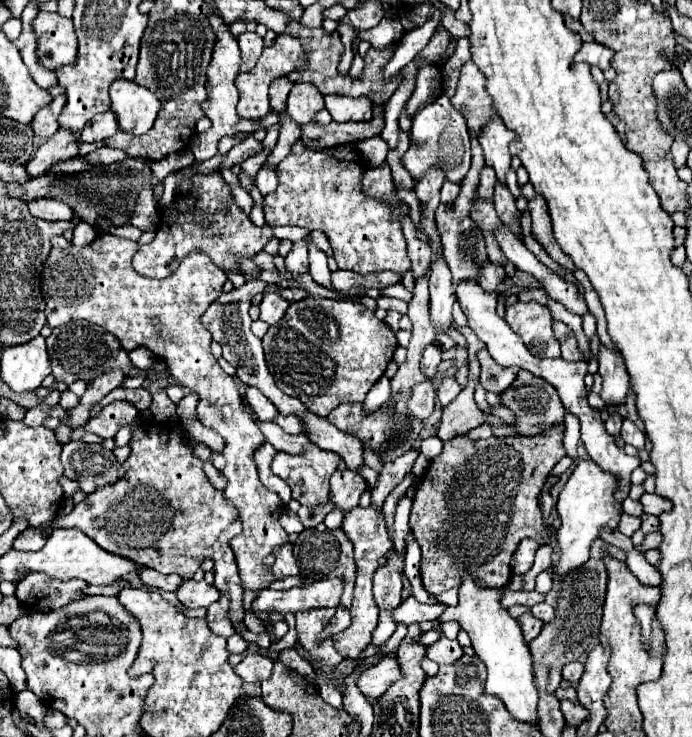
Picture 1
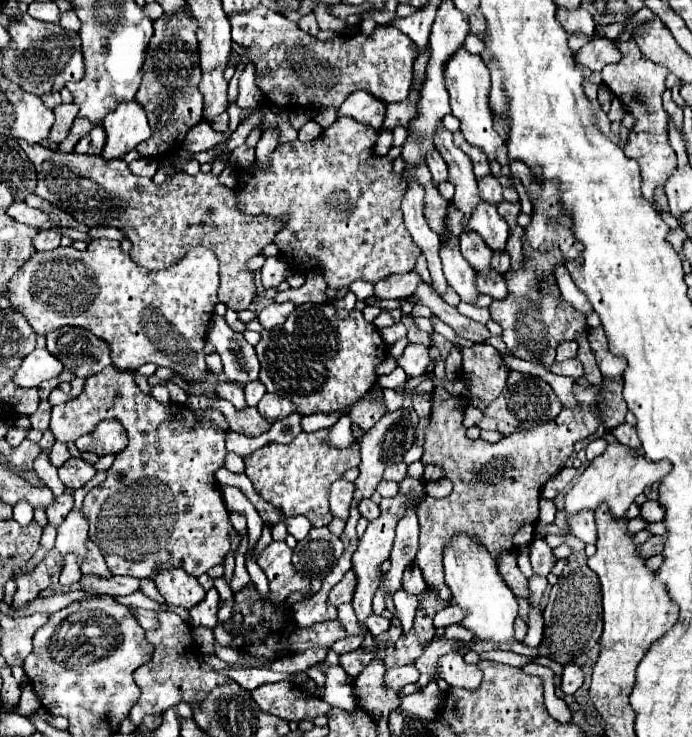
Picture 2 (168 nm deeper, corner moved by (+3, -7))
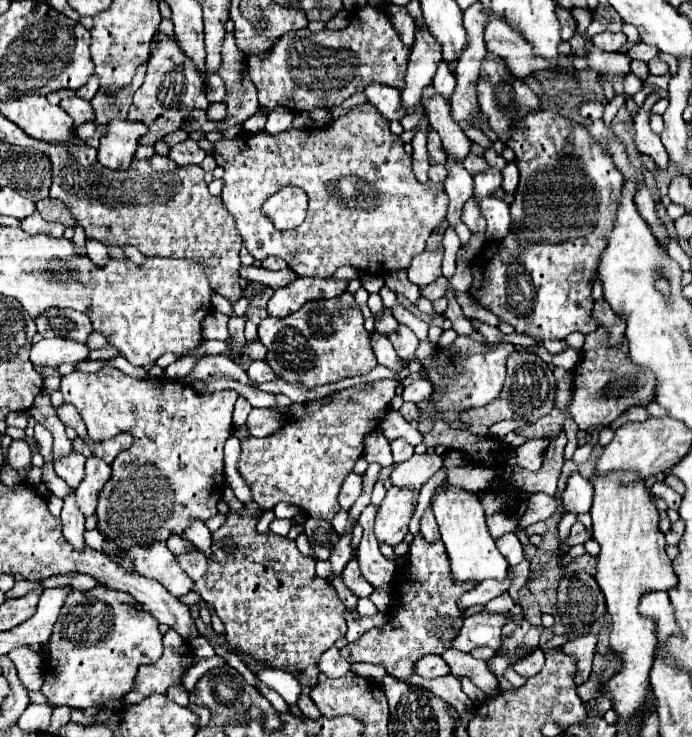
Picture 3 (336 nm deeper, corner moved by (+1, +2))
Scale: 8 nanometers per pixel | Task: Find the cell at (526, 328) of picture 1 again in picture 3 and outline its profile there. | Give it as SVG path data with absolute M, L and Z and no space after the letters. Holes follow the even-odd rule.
M538 110L538 112L530 112L526 114L524 118L520 118L508 132L508 142L506 142L508 148L514 150L516 154L516 166L520 170L520 182L518 182L518 188L516 188L516 194L514 194L514 200L516 200L516 210L514 210L514 204L512 204L512 226L510 226L510 234L498 242L490 242L486 244L478 254L476 258L472 260L470 268L472 268L472 286L470 286L470 294L476 298L476 302L480 306L484 306L486 310L494 312L500 320L506 320L508 324L512 324L516 328L516 332L520 334L528 334L540 342L544 340L552 340L552 338L566 338L570 332L582 332L582 334L588 334L588 332L594 332L598 328L598 322L594 322L592 318L592 304L594 304L594 298L592 298L592 280L594 280L594 272L598 268L598 260L600 260L600 254L602 250L606 248L606 234L614 228L614 220L616 220L616 208L620 204L620 198L622 198L622 186L624 186L624 178L620 174L620 170L614 166L610 154L606 154L602 150L602 146L590 136L590 132L578 124L576 120L570 120L570 118L564 118L560 116L558 112L554 110Z

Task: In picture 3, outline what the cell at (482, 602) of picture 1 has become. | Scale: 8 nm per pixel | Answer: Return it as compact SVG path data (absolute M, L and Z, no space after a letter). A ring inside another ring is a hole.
M446 482L442 484L442 492L432 498L430 508L432 508L434 518L438 522L442 542L446 544L450 564L452 564L452 576L454 576L456 582L474 580L474 582L480 584L486 578L496 578L496 580L506 578L508 562L498 552L498 548L494 544L494 538L488 532L484 506L478 500L480 498L478 498L476 492L470 492L470 490L464 490L464 488L446 484Z

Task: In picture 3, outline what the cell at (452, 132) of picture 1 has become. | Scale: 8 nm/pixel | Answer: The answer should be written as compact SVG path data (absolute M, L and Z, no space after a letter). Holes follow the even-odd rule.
M442 60L440 62L432 84L436 92L446 98L451 98L456 87L456 78L455 75L449 71L445 61Z

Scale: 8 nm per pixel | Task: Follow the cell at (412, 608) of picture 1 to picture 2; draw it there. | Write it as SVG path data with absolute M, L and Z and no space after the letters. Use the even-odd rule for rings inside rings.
M448 605L446 609L442 609L442 611L438 611L438 613L434 615L434 627L436 627L436 629L448 627L448 625L452 625L452 623L458 623L460 619L464 619L464 611L456 609L456 605Z

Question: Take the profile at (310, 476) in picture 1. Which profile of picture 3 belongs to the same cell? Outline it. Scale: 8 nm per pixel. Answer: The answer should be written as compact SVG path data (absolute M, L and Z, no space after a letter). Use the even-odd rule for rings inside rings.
M378 380L374 384L364 384L364 386L354 386L354 388L334 392L330 402L308 402L306 416L286 418L284 420L286 424L278 432L266 438L248 436L242 442L238 472L242 474L246 484L252 488L252 500L258 502L262 510L272 510L278 502L288 502L296 506L298 510L306 512L310 518L322 518L330 522L340 510L338 506L340 486L344 478L352 472L354 462L362 456L364 438L372 434L382 422L382 418L386 416L386 410L390 406L390 400L394 398L396 386L398 386L396 380Z

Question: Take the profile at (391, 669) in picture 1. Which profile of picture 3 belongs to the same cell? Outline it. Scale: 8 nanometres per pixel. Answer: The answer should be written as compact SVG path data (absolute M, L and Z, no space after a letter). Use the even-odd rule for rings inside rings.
M426 656L418 660L416 674L422 678L438 678L438 676L450 674L450 666L444 662L442 656Z

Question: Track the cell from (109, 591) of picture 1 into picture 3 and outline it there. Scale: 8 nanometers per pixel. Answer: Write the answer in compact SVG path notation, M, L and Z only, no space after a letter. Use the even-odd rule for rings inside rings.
M24 646L18 650L12 650L10 660L18 668L18 676L28 692L40 692L44 684L44 660L38 658L32 650L26 650Z

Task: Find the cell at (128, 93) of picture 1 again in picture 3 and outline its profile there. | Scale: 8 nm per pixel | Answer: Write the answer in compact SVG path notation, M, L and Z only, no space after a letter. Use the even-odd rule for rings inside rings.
M114 120L108 134L100 140L98 162L110 170L126 170L138 148L138 138L146 134L146 126L130 120Z

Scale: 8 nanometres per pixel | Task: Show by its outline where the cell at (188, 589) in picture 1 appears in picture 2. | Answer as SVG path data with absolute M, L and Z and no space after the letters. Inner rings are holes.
M164 567L164 571L156 575L154 583L168 605L176 605L184 609L196 607L206 595L206 591L200 587L196 577L190 577L186 575L186 571L174 567Z

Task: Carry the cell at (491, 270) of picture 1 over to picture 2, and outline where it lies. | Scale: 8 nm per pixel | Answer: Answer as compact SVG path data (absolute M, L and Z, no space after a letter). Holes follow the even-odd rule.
M468 231L468 233L462 233L460 235L460 251L464 255L464 259L472 265L472 269L476 273L482 273L486 275L492 267L492 251L490 247L480 239L480 235Z

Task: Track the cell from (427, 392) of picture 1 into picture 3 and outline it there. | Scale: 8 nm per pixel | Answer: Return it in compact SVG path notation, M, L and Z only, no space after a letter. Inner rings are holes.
M414 380L412 384L408 384L408 386L404 388L402 398L404 398L406 402L418 404L418 402L422 402L422 400L428 400L430 394L432 394L432 390L434 390L434 388L432 388L430 380Z

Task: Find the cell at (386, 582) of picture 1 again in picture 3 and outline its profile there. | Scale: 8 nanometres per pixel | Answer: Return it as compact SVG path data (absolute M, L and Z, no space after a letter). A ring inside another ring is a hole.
M414 454L410 460L396 466L392 472L392 484L400 488L410 488L414 494L420 492L422 484L432 478L442 468L442 458L438 454Z

